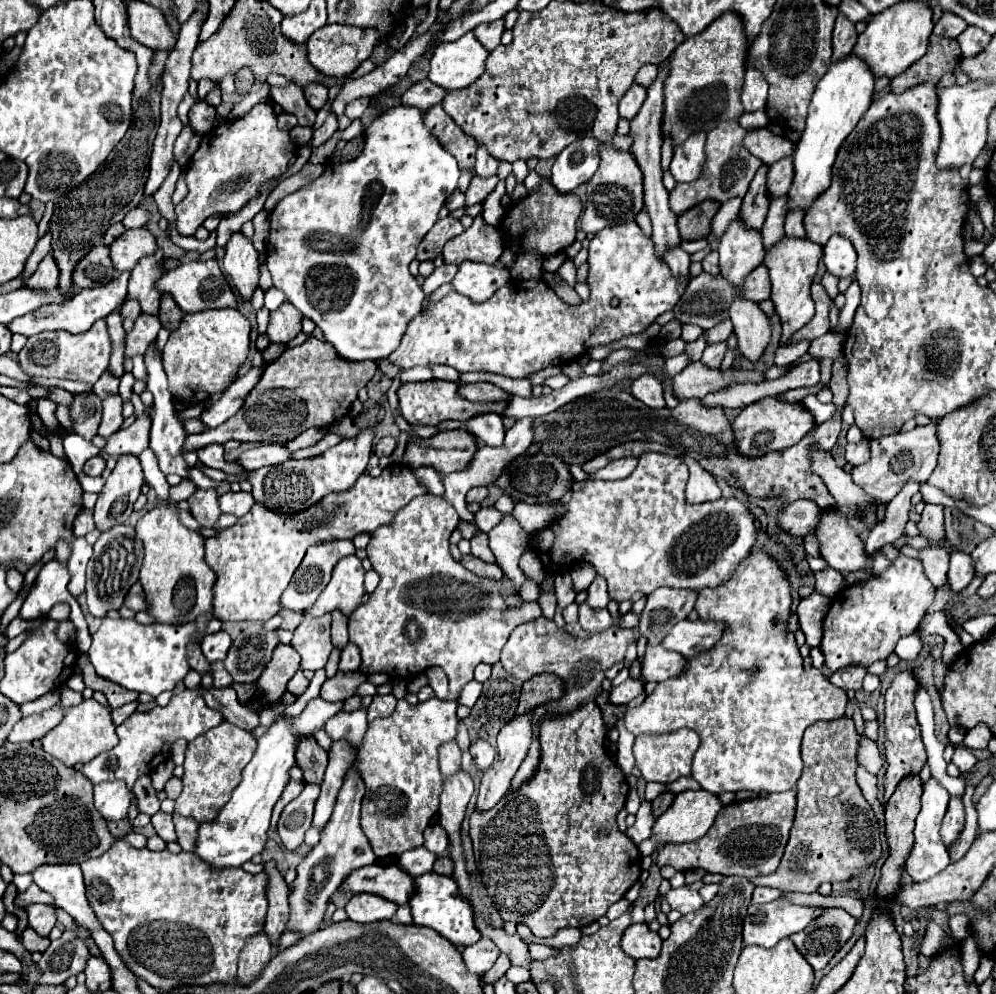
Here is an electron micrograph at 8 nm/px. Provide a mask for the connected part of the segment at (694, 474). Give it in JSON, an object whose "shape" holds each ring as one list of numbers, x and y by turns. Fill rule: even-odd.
{"shape":[[686,455,680,458,690,468,690,480,688,480,688,488,686,488,686,500,692,502,692,504,698,504,698,502,720,498,720,488,716,484,716,478,710,472,702,472,700,466,692,458,688,458]]}

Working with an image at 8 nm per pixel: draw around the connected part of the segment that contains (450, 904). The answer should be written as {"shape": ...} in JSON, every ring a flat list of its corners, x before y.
{"shape":[[426,872,414,878,414,894,410,896,410,910,416,926,426,926,436,930,440,936,448,938,454,946,470,946,482,936,474,926,474,916,470,904,458,894,454,880,450,876,440,876,436,872]]}

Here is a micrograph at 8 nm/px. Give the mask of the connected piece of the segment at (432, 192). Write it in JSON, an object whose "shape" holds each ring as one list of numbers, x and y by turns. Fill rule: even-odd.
{"shape":[[396,106,370,124,364,152,358,158,342,164,328,162,320,178,288,194,272,210,266,264,274,286,322,330,338,358,348,362,380,360,384,352,396,350,406,322,422,310,426,298,408,272,408,264,416,258,420,240,438,220,446,198,456,190,458,178,460,170,454,156,442,150,442,144,426,130,422,112,412,106]]}

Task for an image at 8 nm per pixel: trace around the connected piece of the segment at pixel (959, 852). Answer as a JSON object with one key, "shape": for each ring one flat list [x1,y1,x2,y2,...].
{"shape":[[966,786,964,792,965,825,953,848,949,850,951,863,960,860,967,853,976,837,978,818,972,803,972,794,974,794,974,788]]}

